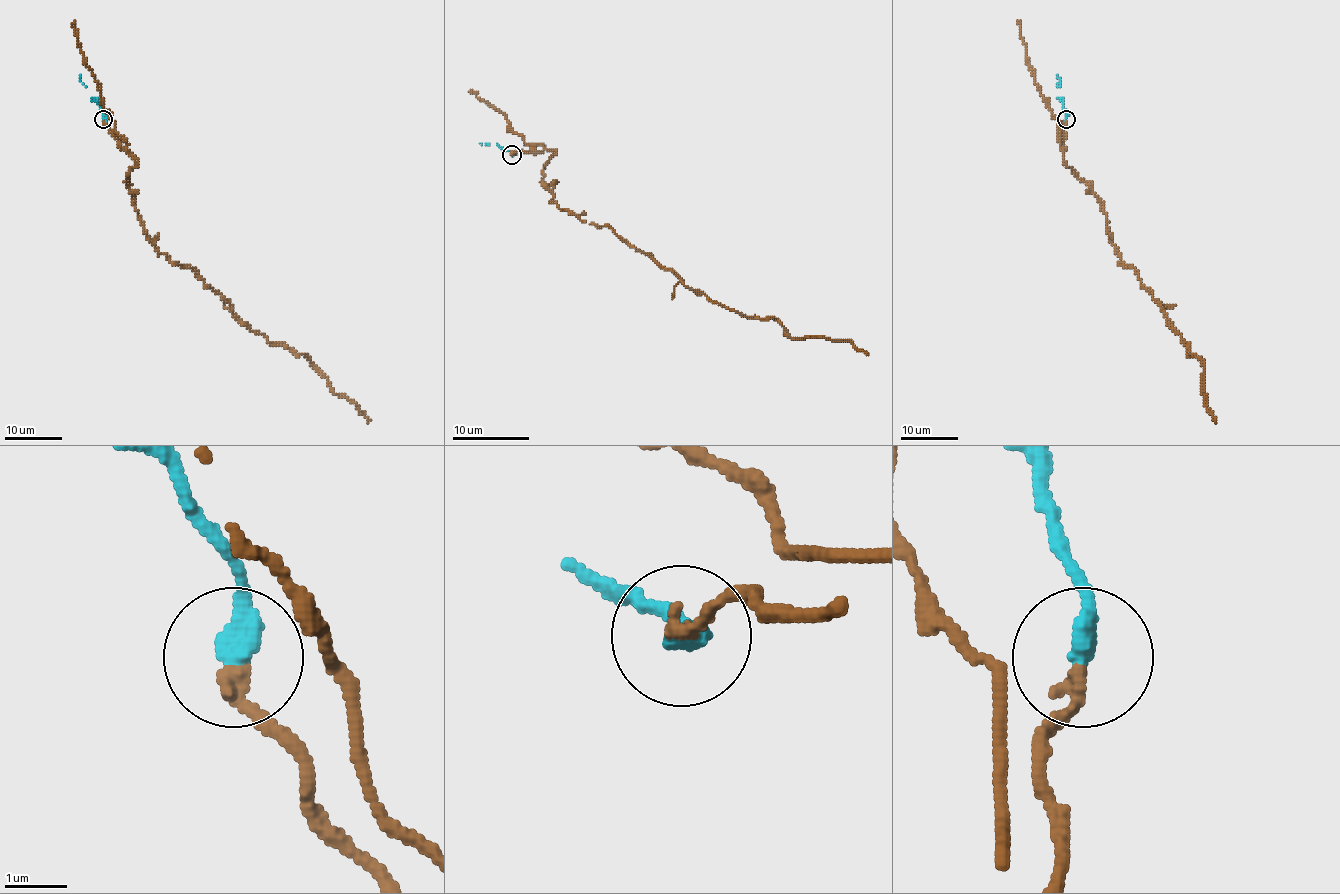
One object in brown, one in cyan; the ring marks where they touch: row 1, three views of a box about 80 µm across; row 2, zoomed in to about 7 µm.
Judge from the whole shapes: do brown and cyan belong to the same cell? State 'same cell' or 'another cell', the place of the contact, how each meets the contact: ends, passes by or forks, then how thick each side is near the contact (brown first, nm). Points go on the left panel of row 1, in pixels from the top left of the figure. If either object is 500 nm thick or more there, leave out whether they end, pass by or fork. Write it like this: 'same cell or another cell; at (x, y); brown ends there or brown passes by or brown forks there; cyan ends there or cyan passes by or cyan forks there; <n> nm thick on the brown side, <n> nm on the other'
another cell; at (103, 119); brown ends there; cyan ends there; 240 nm thick on the brown side, 380 nm on the other

